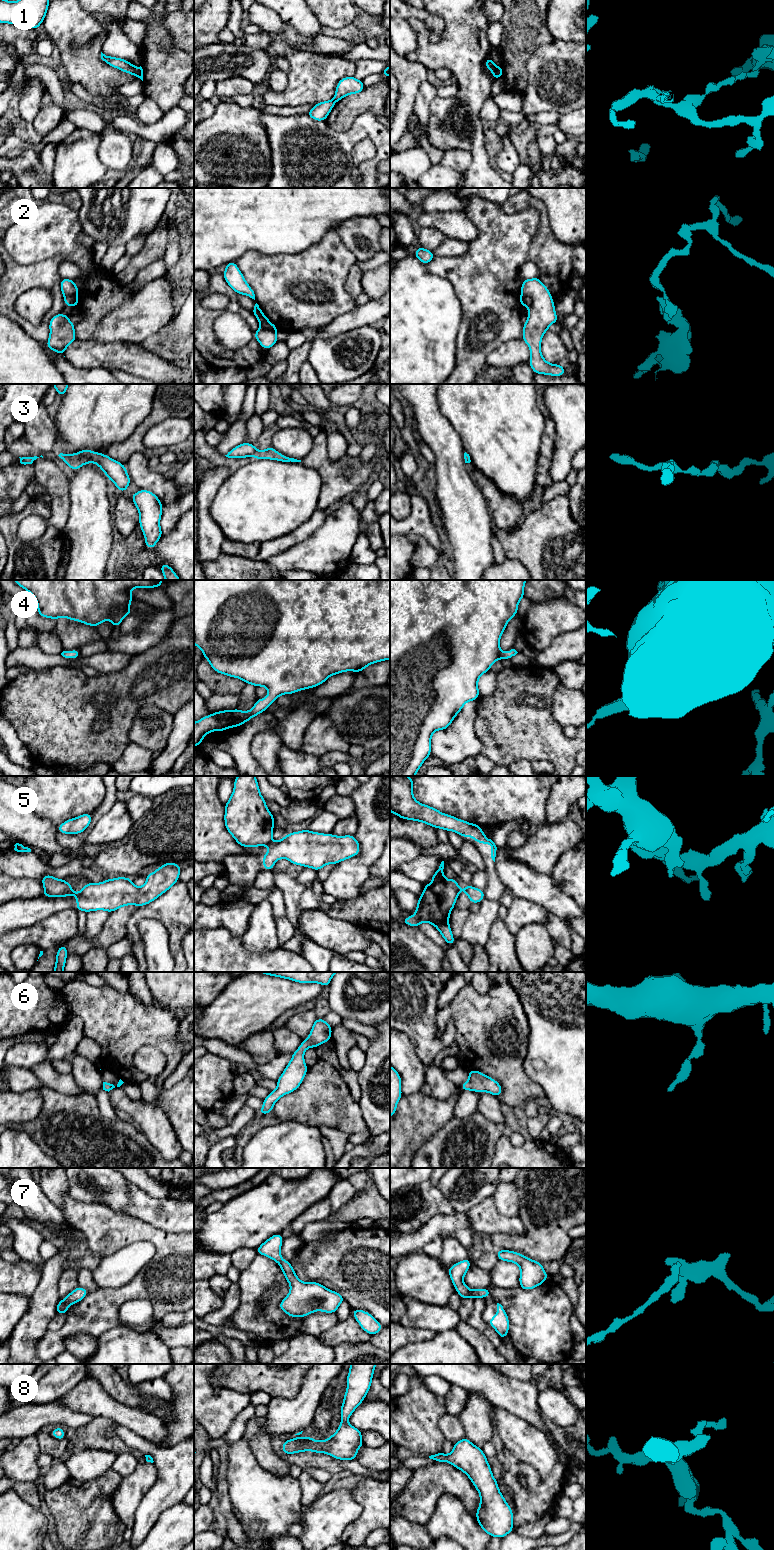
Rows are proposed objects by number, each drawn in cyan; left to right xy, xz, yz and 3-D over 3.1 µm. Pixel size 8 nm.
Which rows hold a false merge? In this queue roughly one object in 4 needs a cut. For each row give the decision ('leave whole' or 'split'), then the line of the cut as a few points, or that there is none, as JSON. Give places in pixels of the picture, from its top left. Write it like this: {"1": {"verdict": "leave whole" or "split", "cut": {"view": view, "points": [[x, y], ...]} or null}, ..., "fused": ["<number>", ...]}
{"1": {"verdict": "split", "cut": {"view": "xz", "points": [[332, 99], [335, 102]]}}, "2": {"verdict": "split", "cut": {"view": "xz", "points": [[260, 324], [277, 329]]}}, "3": {"verdict": "leave whole", "cut": null}, "4": {"verdict": "leave whole", "cut": null}, "5": {"verdict": "split", "cut": {"view": "xz", "points": [[271, 842], [268, 845]]}}, "6": {"verdict": "leave whole", "cut": null}, "7": {"verdict": "leave whole", "cut": null}, "8": {"verdict": "leave whole", "cut": null}, "fused": ["1", "2", "5"]}

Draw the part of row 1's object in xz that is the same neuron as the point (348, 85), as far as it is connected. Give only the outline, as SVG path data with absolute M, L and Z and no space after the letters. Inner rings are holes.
M354 76L344 77L339 80L336 86L336 92L333 97L335 102L338 102L349 94L357 94L364 90L365 86L362 80L357 80Z

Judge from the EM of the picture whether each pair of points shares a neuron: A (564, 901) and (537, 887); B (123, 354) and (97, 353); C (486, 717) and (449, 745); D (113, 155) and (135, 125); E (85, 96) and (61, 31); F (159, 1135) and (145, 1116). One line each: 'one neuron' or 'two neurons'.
A: one neuron
B: one neuron
C: two neurons
D: two neurons
E: two neurons
F: one neuron

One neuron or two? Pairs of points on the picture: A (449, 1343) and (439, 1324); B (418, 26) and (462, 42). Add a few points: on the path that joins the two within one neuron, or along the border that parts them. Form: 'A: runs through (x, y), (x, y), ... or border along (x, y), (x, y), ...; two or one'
A: border along (454, 1328), (436, 1333); two
B: runs through (423, 39), (430, 46), (449, 46); one

